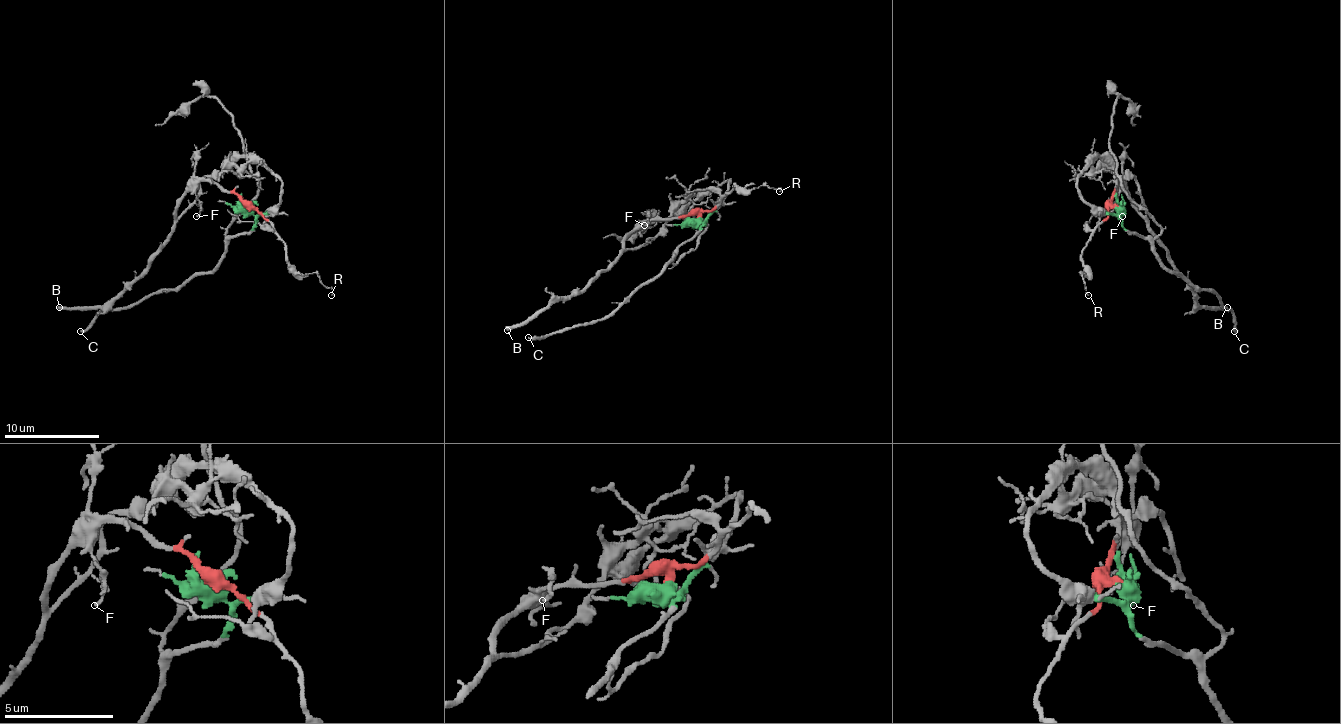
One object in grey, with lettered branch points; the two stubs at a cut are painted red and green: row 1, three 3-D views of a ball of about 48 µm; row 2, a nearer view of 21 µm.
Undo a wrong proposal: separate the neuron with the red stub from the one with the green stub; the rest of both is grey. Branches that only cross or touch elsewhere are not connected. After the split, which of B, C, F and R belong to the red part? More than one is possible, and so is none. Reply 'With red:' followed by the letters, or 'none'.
With red: B, F, R

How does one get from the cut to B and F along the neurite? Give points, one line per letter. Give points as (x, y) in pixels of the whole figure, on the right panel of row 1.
B: (1116, 208), (1111, 196), (1118, 182), (1135, 203), (1154, 238), (1204, 307), (1227, 307)
F: (1116, 208), (1111, 196), (1118, 182), (1118, 210), (1123, 217)

